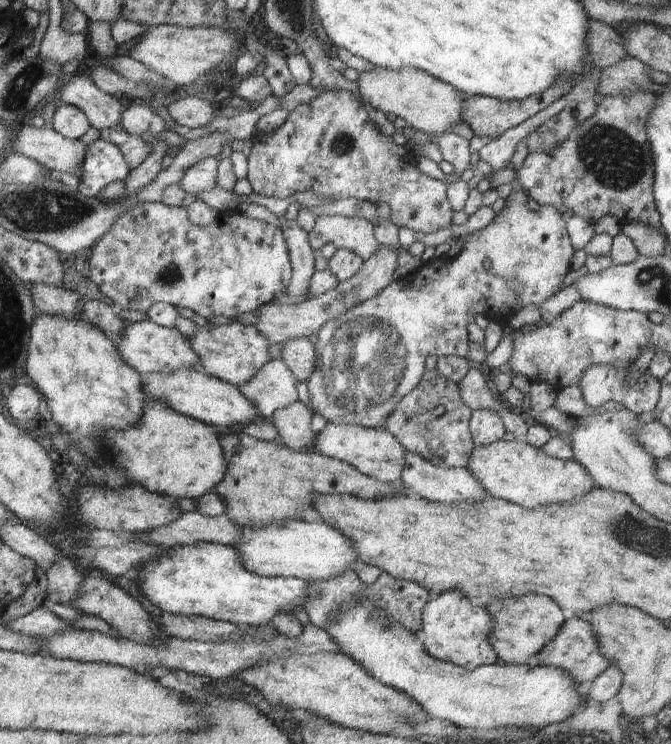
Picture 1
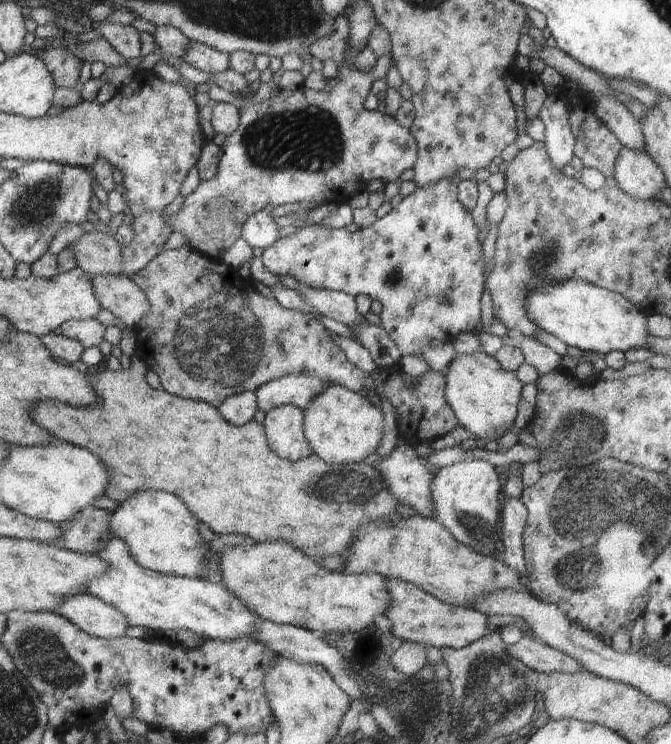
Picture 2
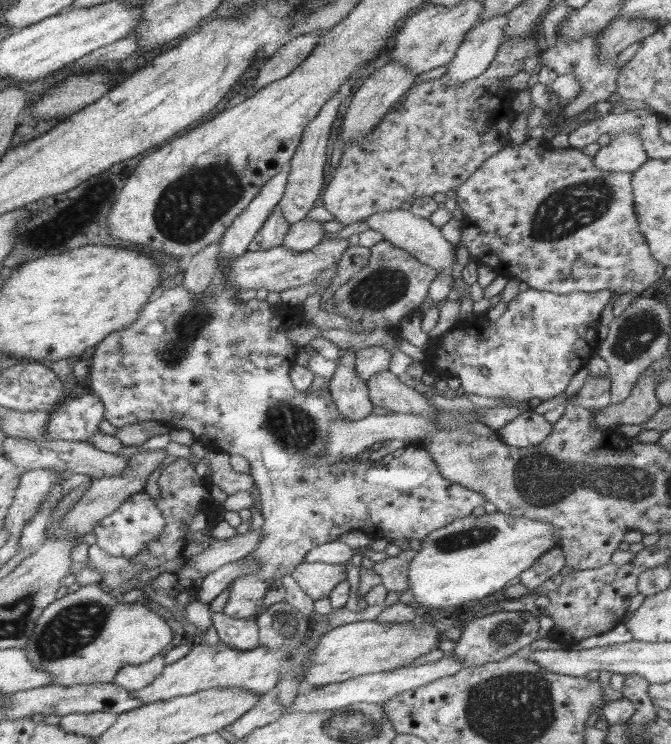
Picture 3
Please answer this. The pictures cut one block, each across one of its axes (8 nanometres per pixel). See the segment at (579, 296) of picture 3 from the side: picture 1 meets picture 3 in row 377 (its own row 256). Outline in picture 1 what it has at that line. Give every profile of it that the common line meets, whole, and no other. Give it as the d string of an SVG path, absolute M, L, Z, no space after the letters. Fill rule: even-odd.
M512 190L508 198L504 200L506 203L499 214L495 214L494 221L490 222L486 228L469 234L464 242L460 254L456 258L438 258L430 259L423 262L416 270L409 272L407 275L402 275L398 281L392 281L382 292L374 295L360 304L356 304L354 308L346 310L342 316L338 316L336 320L328 320L322 324L322 328L316 334L308 336L308 340L314 345L316 349L316 366L314 372L310 374L310 378L305 382L308 386L308 394L310 394L310 410L313 415L319 415L326 419L328 423L342 424L348 423L349 425L363 426L364 428L380 428L385 430L386 416L390 416L396 404L404 398L415 386L418 386L424 371L424 362L430 356L441 357L444 355L459 356L463 359L468 359L468 330L466 326L474 321L476 314L484 314L490 320L494 320L500 326L504 327L511 317L514 317L519 310L526 308L526 306L541 307L547 302L549 297L556 295L558 290L564 286L564 278L566 274L571 271L570 258L575 252L570 238L568 238L568 231L564 217L558 210L554 210L554 206L540 206L538 212L526 207L529 195L526 191ZM510 284L515 284L517 290L510 290Z

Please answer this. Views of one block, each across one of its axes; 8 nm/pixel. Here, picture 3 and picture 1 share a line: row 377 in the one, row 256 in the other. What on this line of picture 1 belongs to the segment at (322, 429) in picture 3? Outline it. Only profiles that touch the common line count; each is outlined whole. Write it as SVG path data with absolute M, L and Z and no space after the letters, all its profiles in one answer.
M134 202L134 206L130 206L130 210L126 210L120 218L116 218L116 221L111 226L111 229L109 231L106 231L106 234L102 235L102 238L99 238L92 246L91 246L92 252L90 252L90 260L88 260L88 270L90 270L90 278L92 279L92 282L98 286L98 290L104 296L108 296L112 302L114 302L115 307L120 307L124 310L132 310L133 312L144 312L146 313L146 310L150 310L150 306L154 306L154 304L158 304L158 302L162 303L168 303L170 306L175 306L178 309L190 309L192 312L195 312L198 314L198 316L203 316L207 320L210 320L210 318L216 318L216 316L228 316L228 317L236 317L241 314L248 314L249 312L256 311L260 306L272 303L274 298L278 296L280 292L284 292L284 290L288 290L288 286L290 286L290 279L291 279L291 260L290 260L290 254L287 246L287 242L285 238L283 237L282 231L277 227L276 225L272 223L268 223L264 220L260 219L254 219L254 218L244 218L244 216L240 216L240 212L238 211L238 216L232 216L231 213L227 213L224 211L222 213L222 220L220 218L216 217L210 224L204 225L204 226L196 226L196 224L190 222L187 212L185 210L185 207L178 206L178 207L169 207L166 206L166 204L162 204L160 202Z

